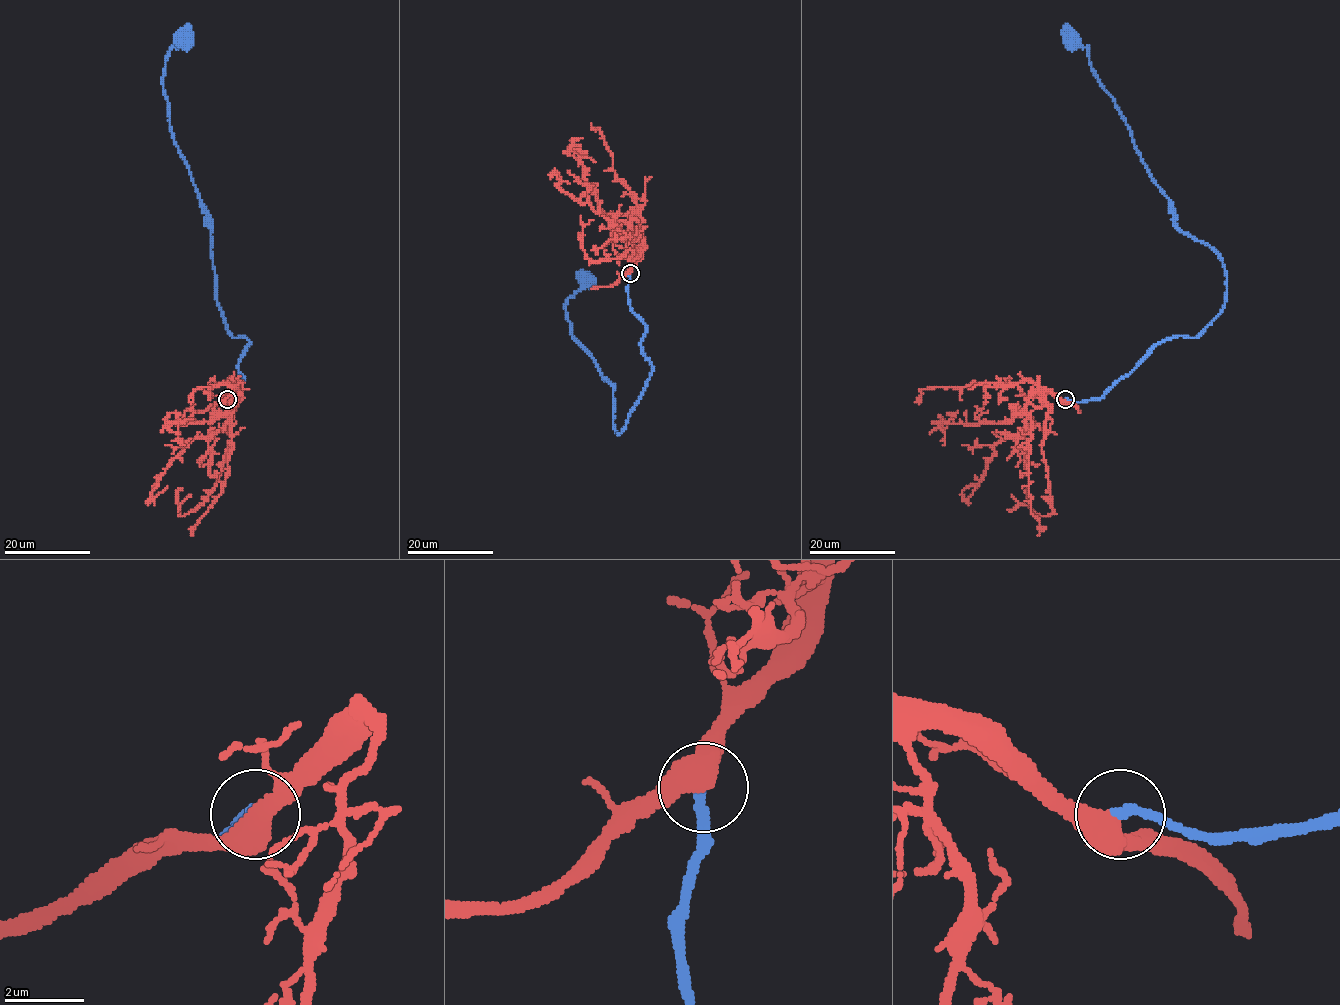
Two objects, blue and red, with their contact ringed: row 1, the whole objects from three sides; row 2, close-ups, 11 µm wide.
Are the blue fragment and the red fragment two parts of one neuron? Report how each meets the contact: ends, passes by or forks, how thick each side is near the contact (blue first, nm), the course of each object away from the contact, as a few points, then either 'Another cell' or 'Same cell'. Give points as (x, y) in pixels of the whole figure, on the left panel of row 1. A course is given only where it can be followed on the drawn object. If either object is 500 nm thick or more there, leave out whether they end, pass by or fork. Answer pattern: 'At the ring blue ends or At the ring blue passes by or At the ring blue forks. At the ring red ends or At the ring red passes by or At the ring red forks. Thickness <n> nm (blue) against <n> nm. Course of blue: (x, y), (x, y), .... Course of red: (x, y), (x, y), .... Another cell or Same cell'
At the ring blue ends. At the ring red passes by. Thickness 240 nm (blue) against 480 nm. Course of blue: (227, 399), (249, 342), (219, 309), (205, 207), (170, 125), (164, 65), (185, 38). Course of red: (227, 399), (240, 391), (232, 415), (212, 437), (195, 438), (171, 462), (153, 491), (154, 498), (168, 486). Same cell

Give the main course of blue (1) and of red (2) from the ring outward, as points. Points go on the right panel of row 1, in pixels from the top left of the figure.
1: (1065, 399), (1099, 399), (1155, 345), (1196, 337), (1226, 293), (1221, 256), (1173, 224), (1072, 38)
2: (1065, 399), (1037, 391), (1027, 401), (1025, 430), (995, 445), (983, 479), (962, 495), (968, 498), (974, 486)

